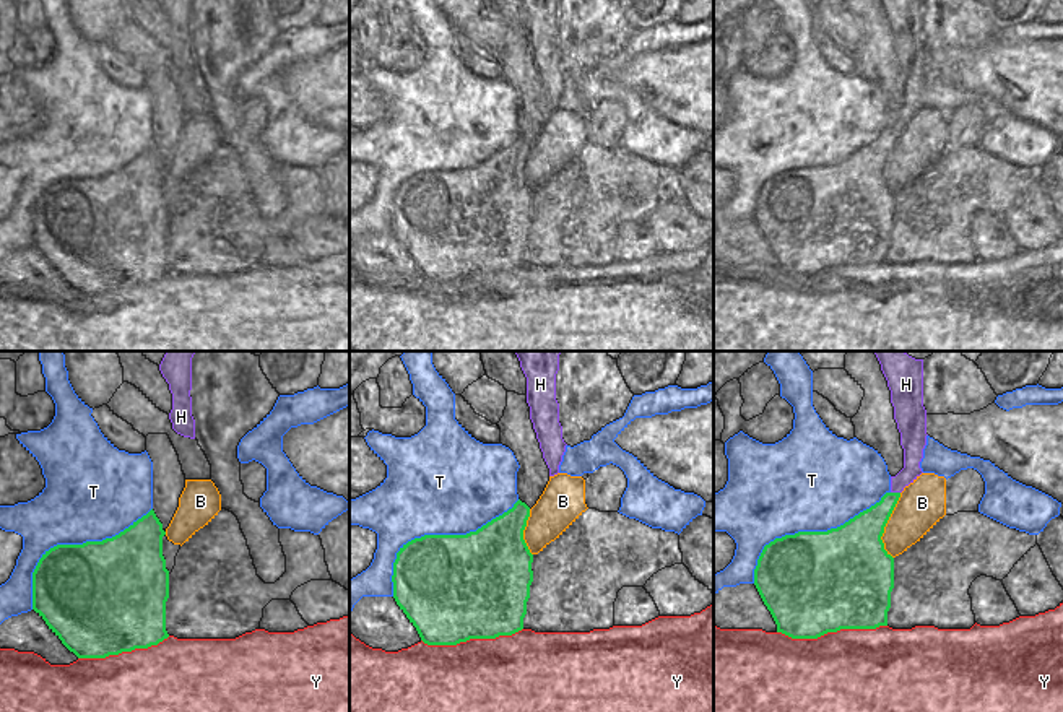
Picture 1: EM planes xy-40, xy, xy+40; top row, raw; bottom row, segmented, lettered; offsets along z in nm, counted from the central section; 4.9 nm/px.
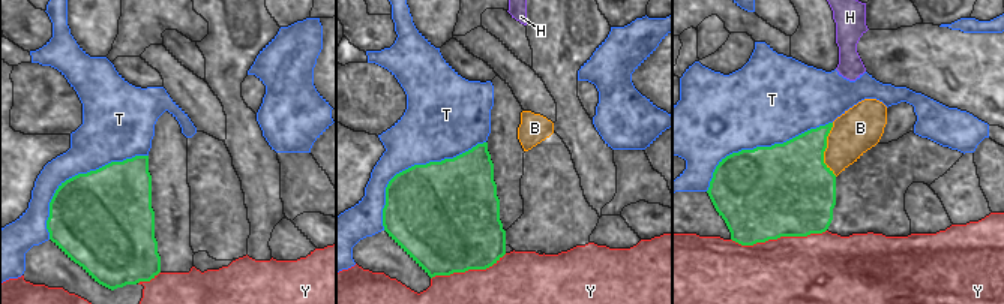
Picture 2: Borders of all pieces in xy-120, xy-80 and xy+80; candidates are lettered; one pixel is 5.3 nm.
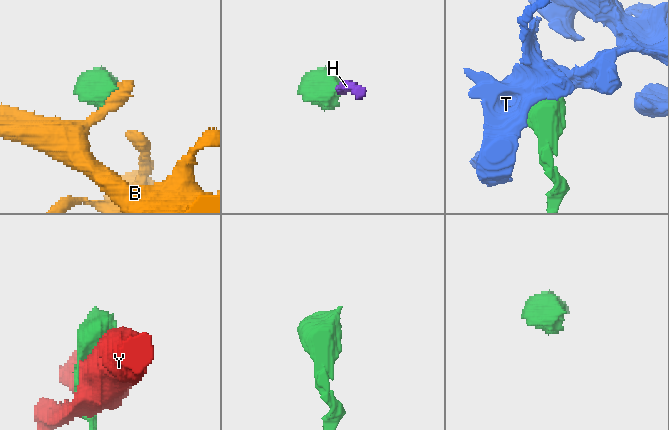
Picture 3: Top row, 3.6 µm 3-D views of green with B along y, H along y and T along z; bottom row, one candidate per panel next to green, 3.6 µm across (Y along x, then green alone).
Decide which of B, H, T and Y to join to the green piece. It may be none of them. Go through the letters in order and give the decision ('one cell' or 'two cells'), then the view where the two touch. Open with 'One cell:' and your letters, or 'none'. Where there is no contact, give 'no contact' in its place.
One cell: H
B: two cells; contact in xy+40
H: one cell; contact in xy+40
T: two cells; contact in xy
Y: two cells; contact in xy+40

